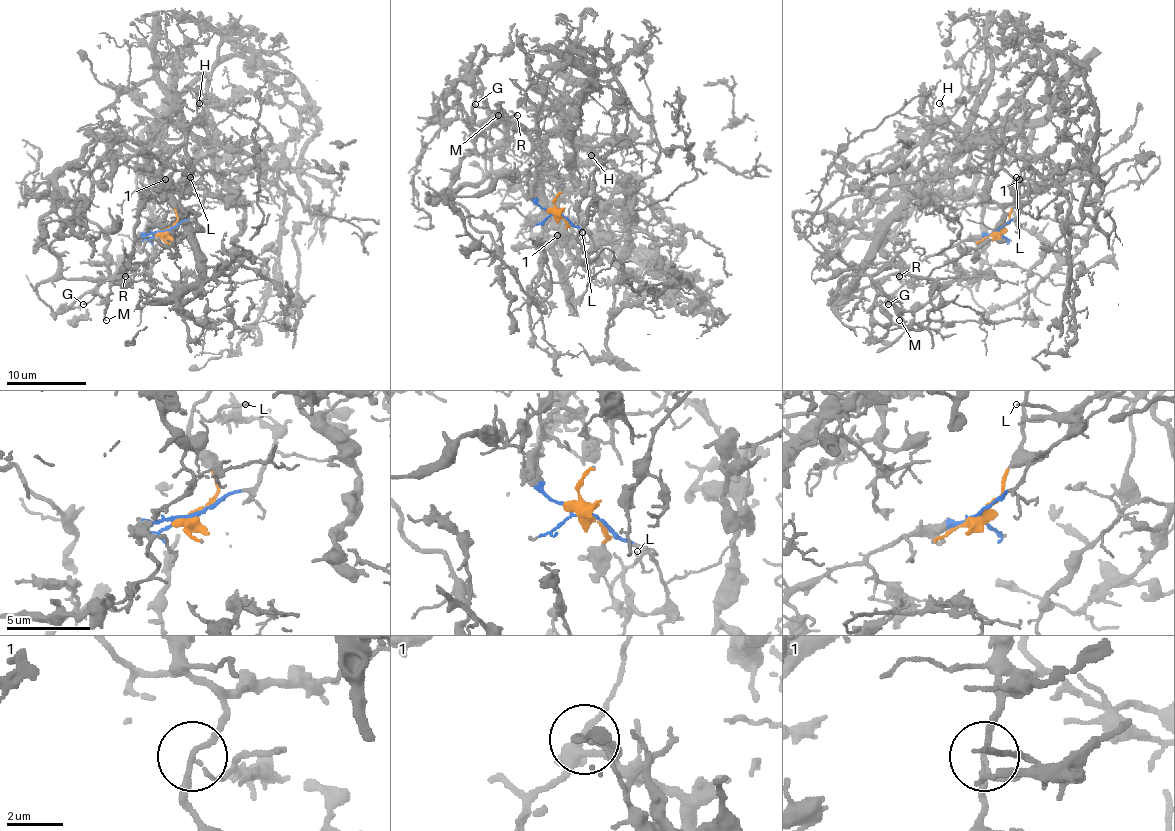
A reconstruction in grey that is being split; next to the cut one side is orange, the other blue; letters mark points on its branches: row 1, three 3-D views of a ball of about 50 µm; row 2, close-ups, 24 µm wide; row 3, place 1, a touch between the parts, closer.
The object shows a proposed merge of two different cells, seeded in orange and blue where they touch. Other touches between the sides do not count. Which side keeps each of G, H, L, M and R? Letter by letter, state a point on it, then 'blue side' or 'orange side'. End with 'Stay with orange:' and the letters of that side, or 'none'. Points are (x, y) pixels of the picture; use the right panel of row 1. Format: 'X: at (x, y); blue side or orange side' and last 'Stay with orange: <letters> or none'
G: at (888, 304); blue side
H: at (939, 103); orange side
L: at (1016, 177); blue side
M: at (899, 320); blue side
R: at (899, 276); blue side
Stay with orange: H

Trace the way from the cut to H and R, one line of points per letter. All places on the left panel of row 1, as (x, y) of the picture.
H: (165, 229), (175, 219), (163, 191), (173, 163), (149, 133), (163, 129), (177, 139), (197, 117), (200, 103)
R: (165, 229), (149, 231), (143, 237), (147, 265), (141, 279), (113, 281), (125, 275)

